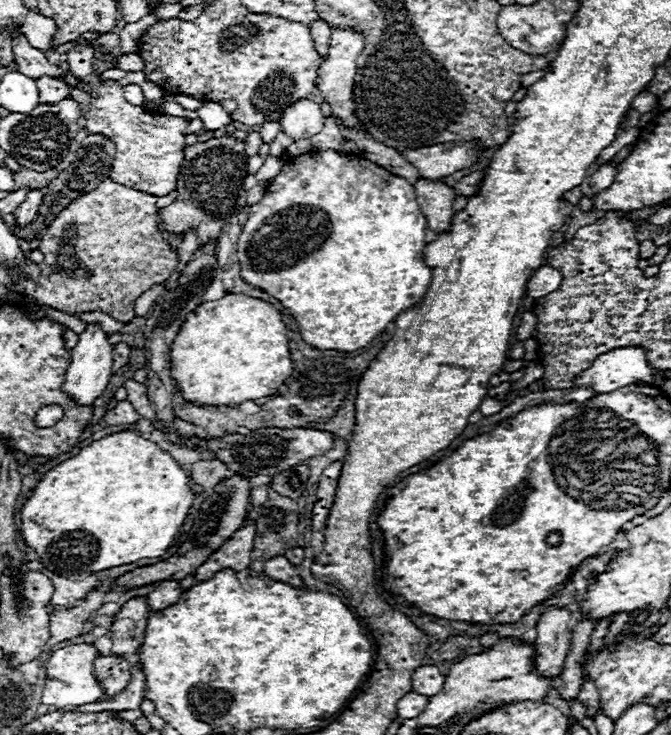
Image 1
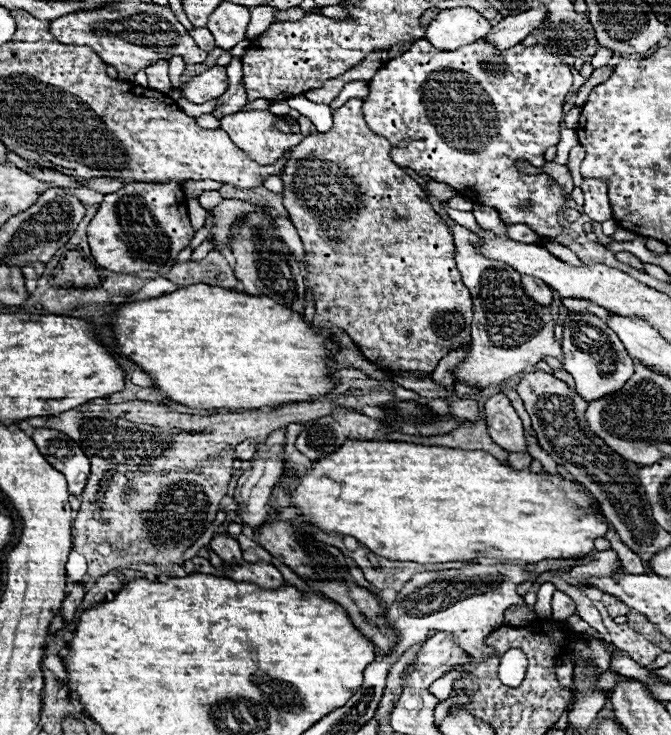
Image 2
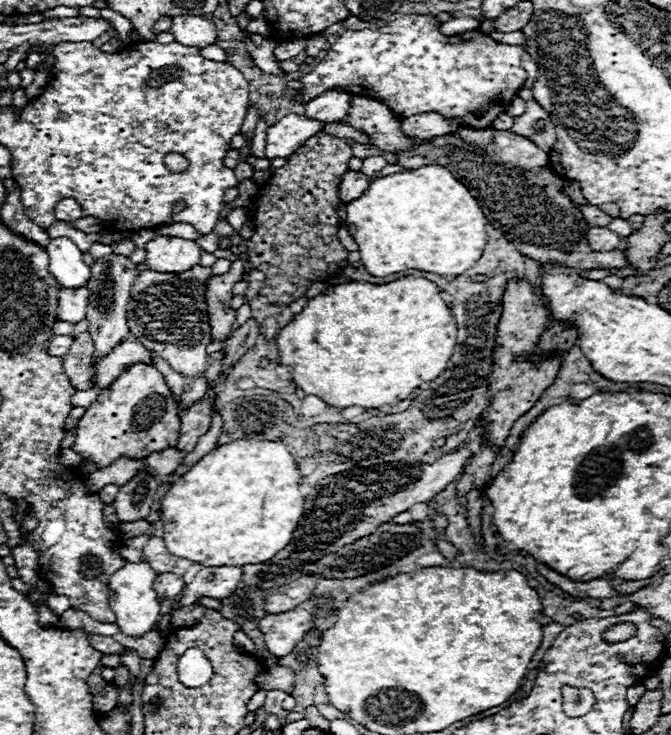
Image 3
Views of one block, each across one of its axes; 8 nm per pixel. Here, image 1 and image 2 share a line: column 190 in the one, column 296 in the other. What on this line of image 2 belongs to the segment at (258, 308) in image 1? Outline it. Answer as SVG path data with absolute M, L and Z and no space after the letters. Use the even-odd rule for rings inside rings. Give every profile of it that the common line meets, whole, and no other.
M192 284L186 288L180 288L172 294L164 294L160 298L152 298L152 300L134 300L134 302L124 302L116 308L118 318L114 322L110 322L116 340L118 340L118 348L120 352L130 358L132 362L136 362L146 374L152 376L156 388L160 388L164 394L168 394L168 398L172 398L174 402L180 402L184 406L190 408L230 408L230 410L238 410L238 408L262 408L262 406L280 406L280 404L288 404L288 402L306 402L306 400L318 400L322 396L326 396L332 388L334 388L334 380L330 378L332 372L332 358L338 352L338 344L334 342L332 334L326 336L324 330L310 326L302 314L274 302L268 296L248 296L248 294L240 294L236 290L230 288L220 288L220 286L208 286L208 284Z

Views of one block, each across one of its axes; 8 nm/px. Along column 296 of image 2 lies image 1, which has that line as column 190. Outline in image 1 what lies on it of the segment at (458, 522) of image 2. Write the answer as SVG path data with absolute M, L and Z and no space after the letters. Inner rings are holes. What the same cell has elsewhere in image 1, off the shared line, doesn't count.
M134 432L110 434L44 474L22 506L20 532L46 568L62 568L68 574L90 574L132 564L142 558L158 558L174 544L192 508L194 492L188 482L188 474L156 442L144 440Z

